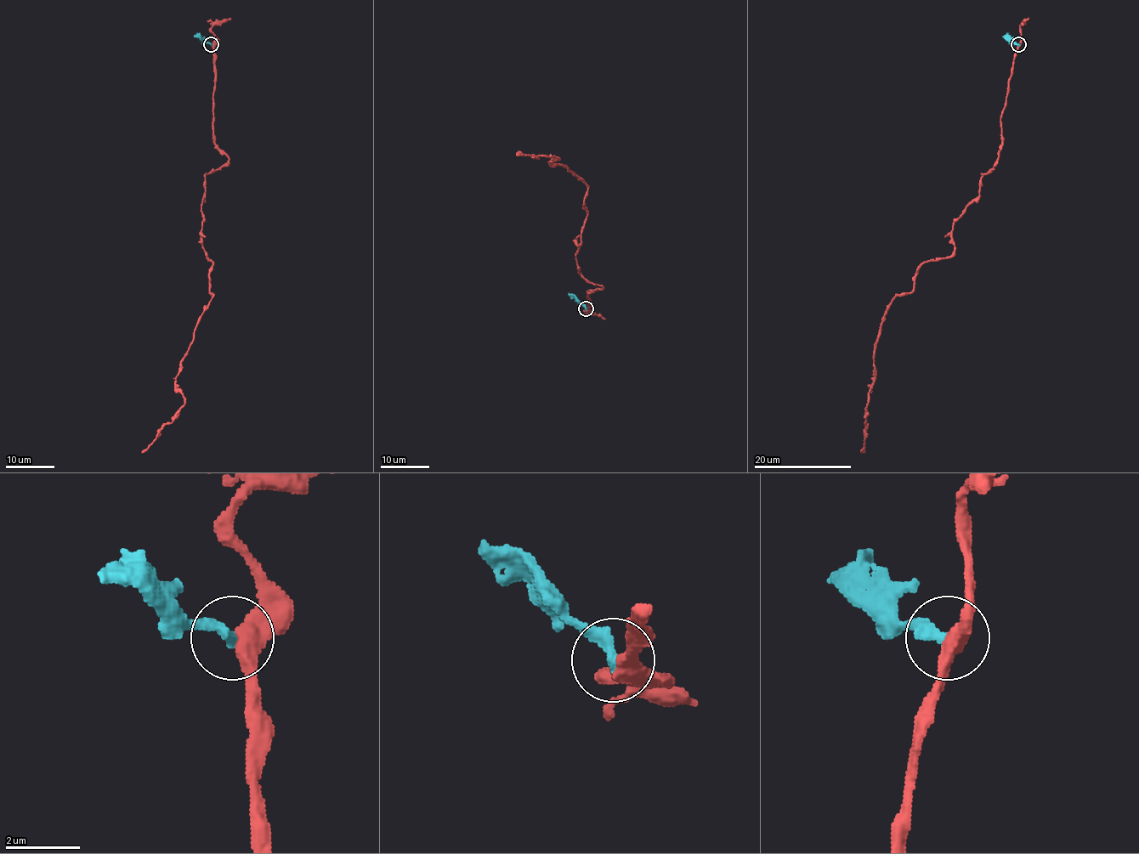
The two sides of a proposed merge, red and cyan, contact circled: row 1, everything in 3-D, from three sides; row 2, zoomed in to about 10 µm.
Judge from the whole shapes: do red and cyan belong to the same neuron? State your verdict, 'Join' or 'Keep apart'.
Keep apart

